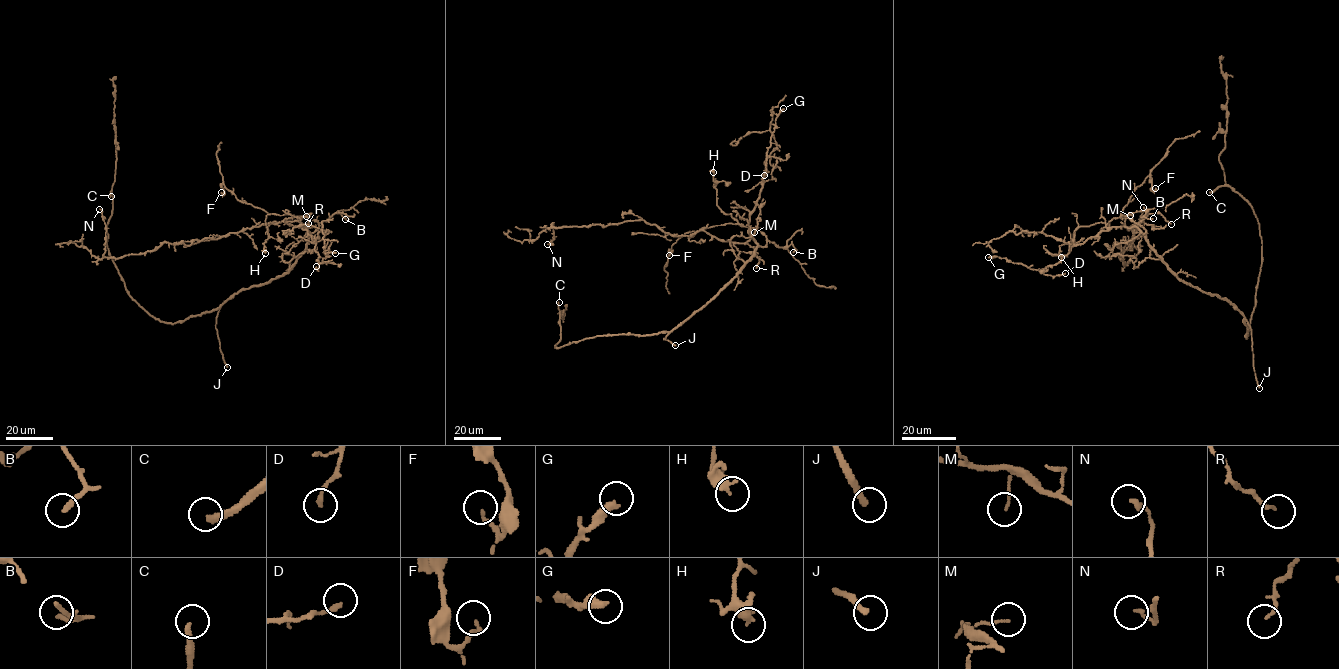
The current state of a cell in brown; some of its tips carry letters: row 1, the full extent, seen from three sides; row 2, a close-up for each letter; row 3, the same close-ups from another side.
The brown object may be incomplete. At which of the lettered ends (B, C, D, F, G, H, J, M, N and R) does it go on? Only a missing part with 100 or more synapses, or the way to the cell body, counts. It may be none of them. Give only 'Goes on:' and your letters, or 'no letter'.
Goes on: C, J

